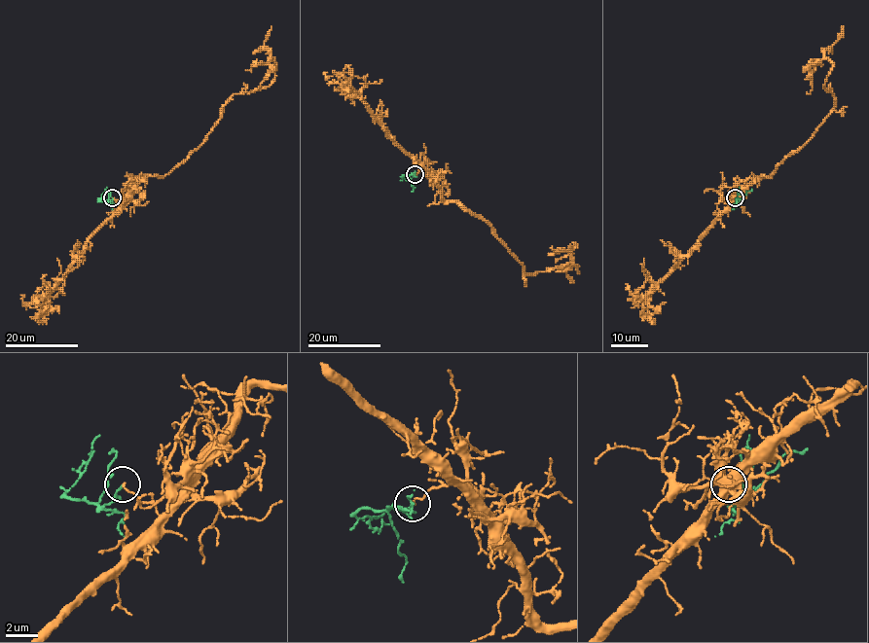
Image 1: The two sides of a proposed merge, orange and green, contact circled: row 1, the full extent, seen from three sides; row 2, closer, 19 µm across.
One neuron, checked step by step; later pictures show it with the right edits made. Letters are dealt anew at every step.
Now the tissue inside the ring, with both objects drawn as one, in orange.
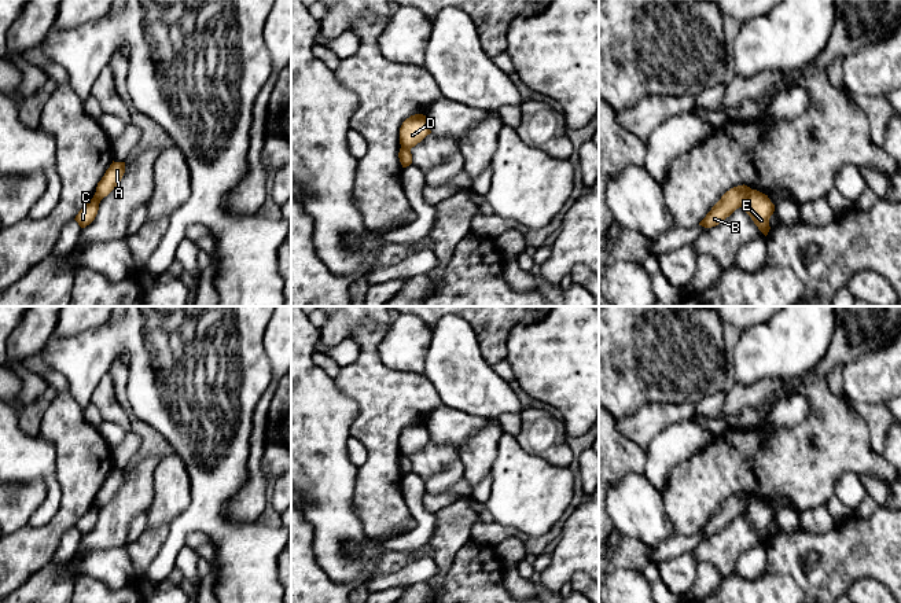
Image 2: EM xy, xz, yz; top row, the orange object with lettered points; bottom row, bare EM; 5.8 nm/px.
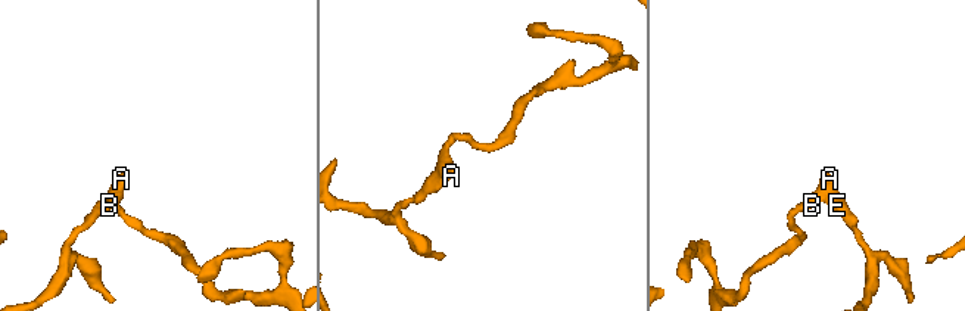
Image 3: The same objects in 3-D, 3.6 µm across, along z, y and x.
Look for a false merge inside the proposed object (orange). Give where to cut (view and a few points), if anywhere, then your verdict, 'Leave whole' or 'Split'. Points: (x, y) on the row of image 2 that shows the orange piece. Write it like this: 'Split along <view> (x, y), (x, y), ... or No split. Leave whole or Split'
Split along yz (751, 190), (740, 206). Split

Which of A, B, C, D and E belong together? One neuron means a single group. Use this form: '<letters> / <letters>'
A B D / C E

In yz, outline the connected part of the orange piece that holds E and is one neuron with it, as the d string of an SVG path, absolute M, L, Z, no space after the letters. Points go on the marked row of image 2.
M751 190L742 207L751 217L758 229L766 236L771 229L769 218L775 212L775 205L768 195Z

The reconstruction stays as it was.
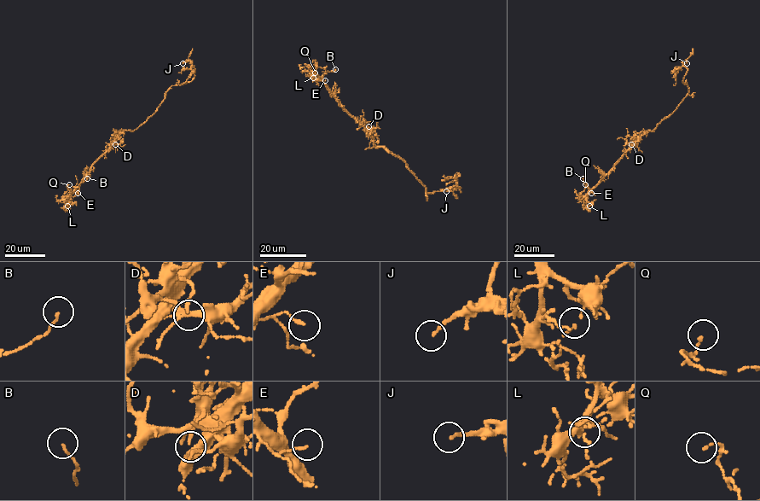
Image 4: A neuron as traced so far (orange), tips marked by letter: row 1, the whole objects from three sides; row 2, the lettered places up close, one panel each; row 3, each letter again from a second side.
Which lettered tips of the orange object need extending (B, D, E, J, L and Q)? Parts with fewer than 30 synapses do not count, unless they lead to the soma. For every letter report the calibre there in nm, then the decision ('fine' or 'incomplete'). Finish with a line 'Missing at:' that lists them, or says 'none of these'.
B: 100 nm | fine
D: 130 nm | fine
E: 130 nm | fine
J: 140 nm | fine
L: 110 nm | fine
Q: 110 nm | fine
Missing at: none of these

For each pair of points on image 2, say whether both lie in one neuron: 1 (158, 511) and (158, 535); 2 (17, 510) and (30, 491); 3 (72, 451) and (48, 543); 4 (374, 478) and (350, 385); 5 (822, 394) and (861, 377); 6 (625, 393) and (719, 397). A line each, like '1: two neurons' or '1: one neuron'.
1: two neurons
2: one neuron
3: one neuron
4: one neuron
5: two neurons
6: two neurons

